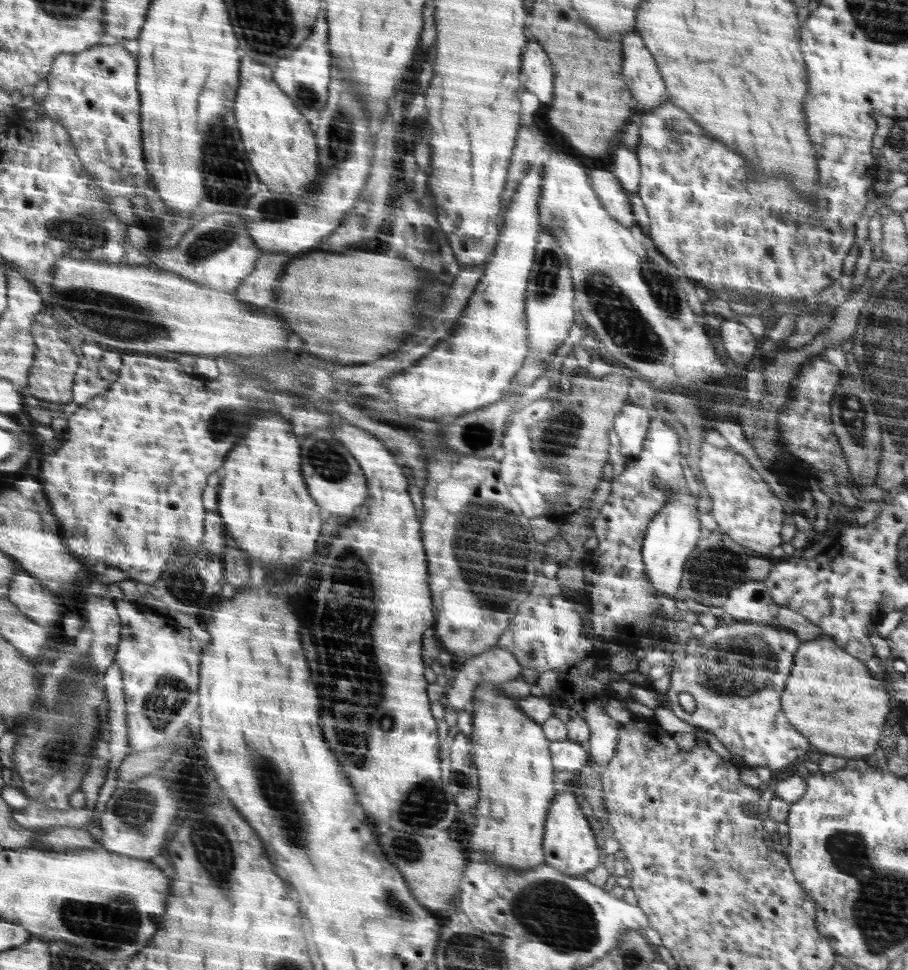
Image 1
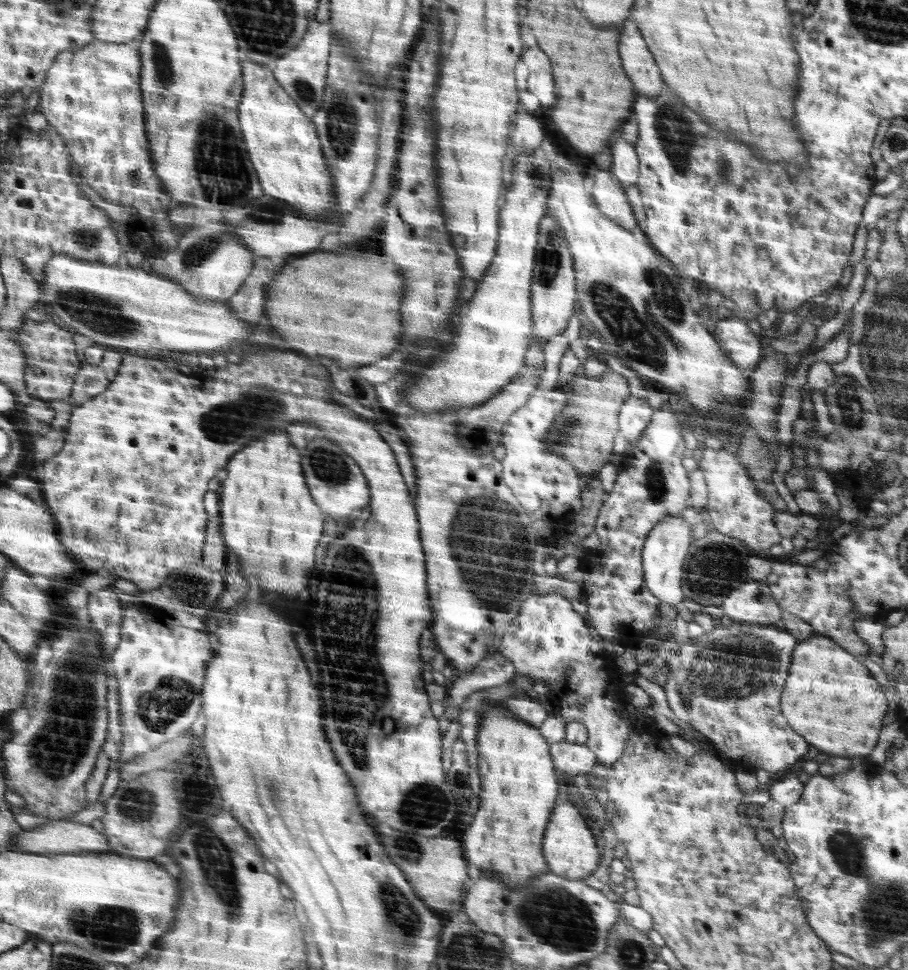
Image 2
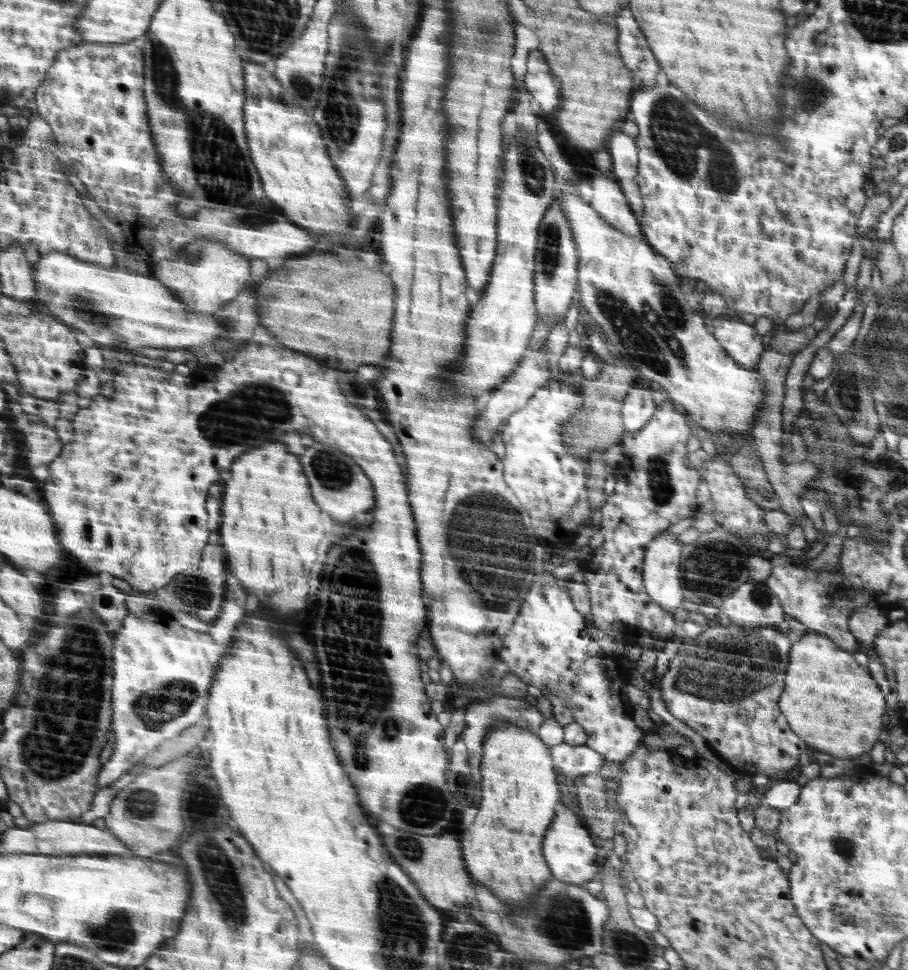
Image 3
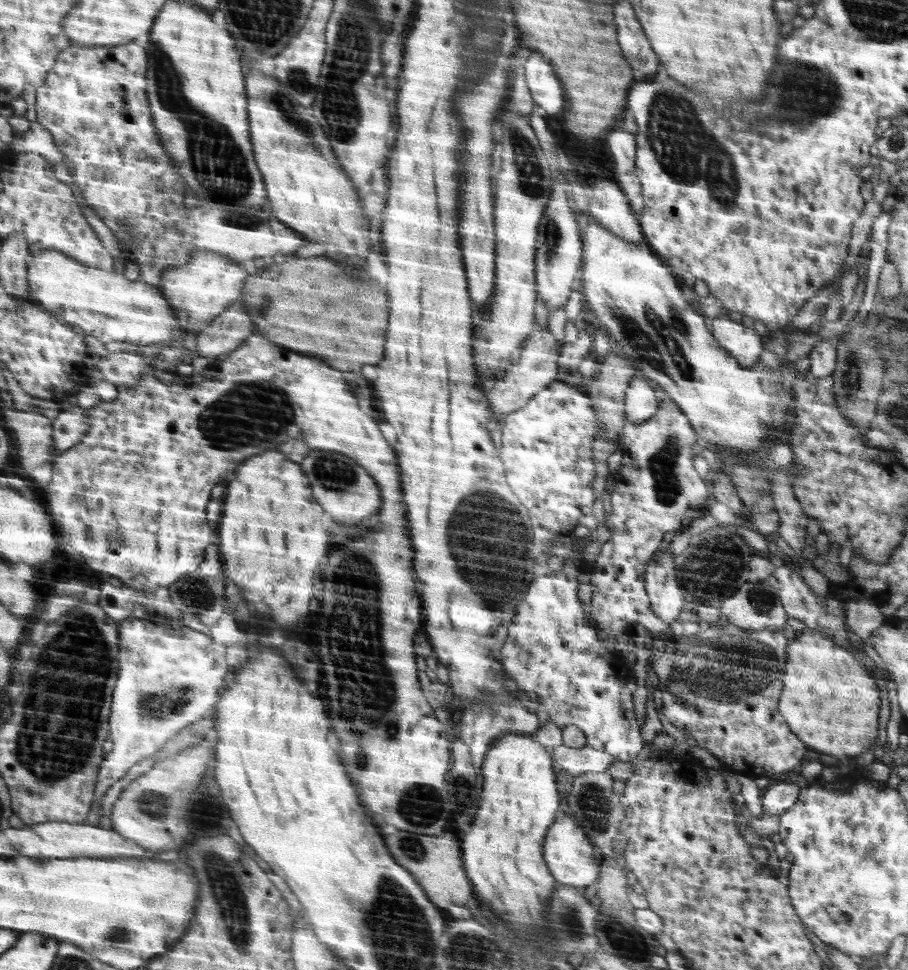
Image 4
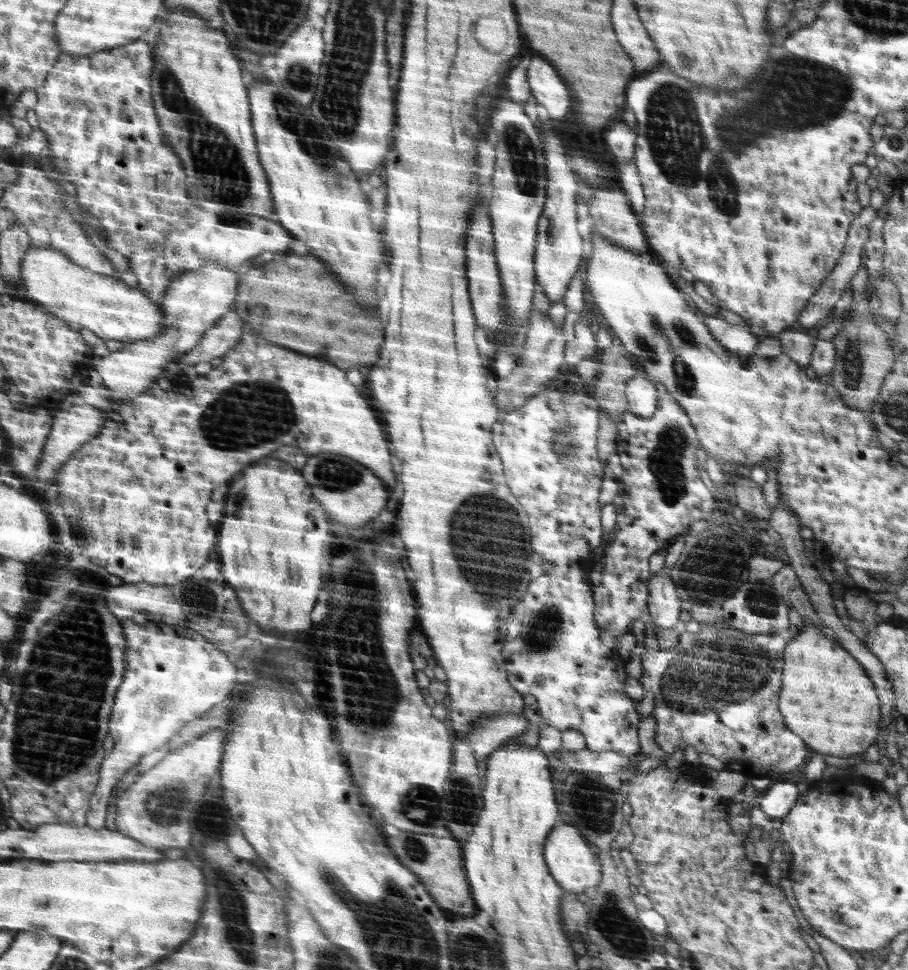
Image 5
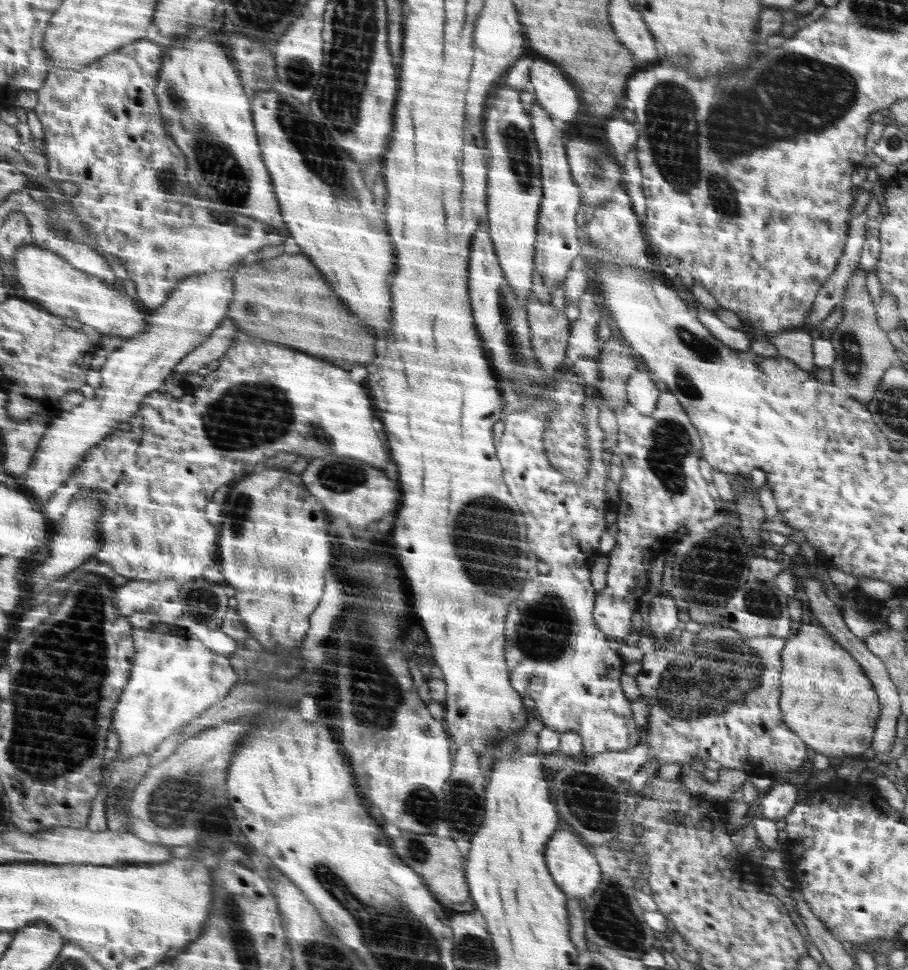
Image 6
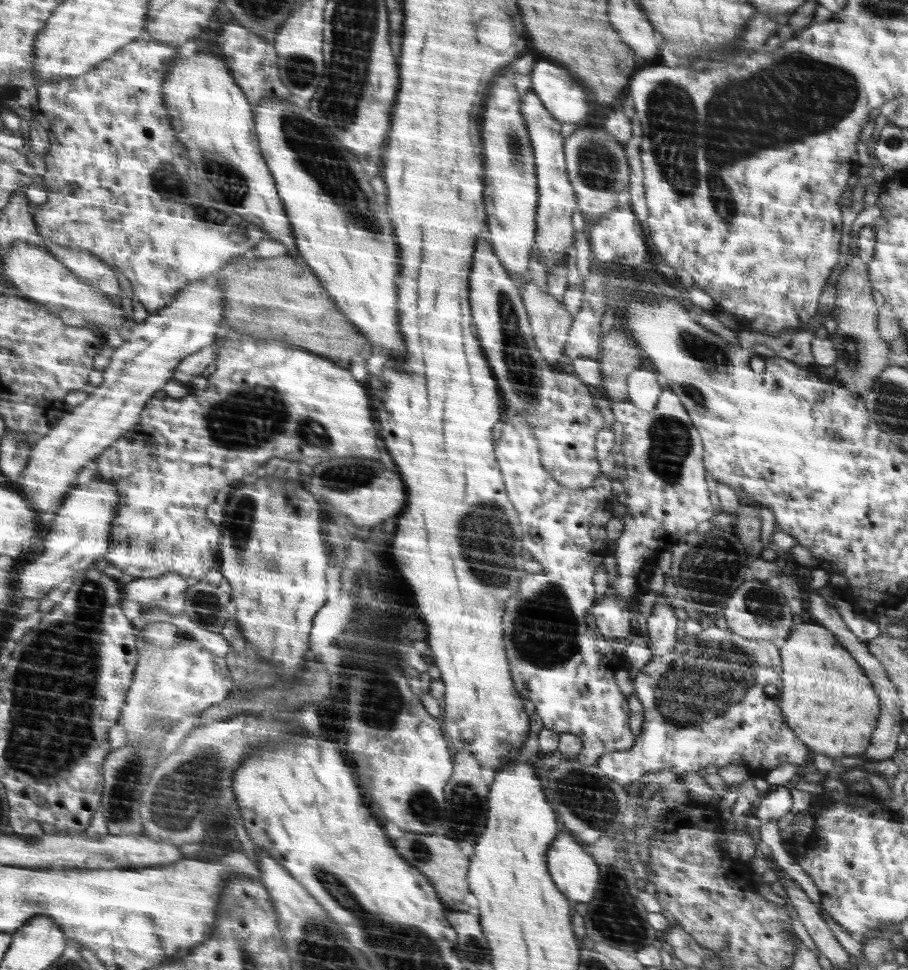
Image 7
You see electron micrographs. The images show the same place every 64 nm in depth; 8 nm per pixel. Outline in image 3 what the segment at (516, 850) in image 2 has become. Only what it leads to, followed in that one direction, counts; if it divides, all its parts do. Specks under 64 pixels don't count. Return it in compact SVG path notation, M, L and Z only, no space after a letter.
M514 724L496 725L483 740L482 804L474 824L461 836L462 846L475 882L485 883L508 905L527 906L552 877L542 858L542 840L560 800L552 759L536 732Z

